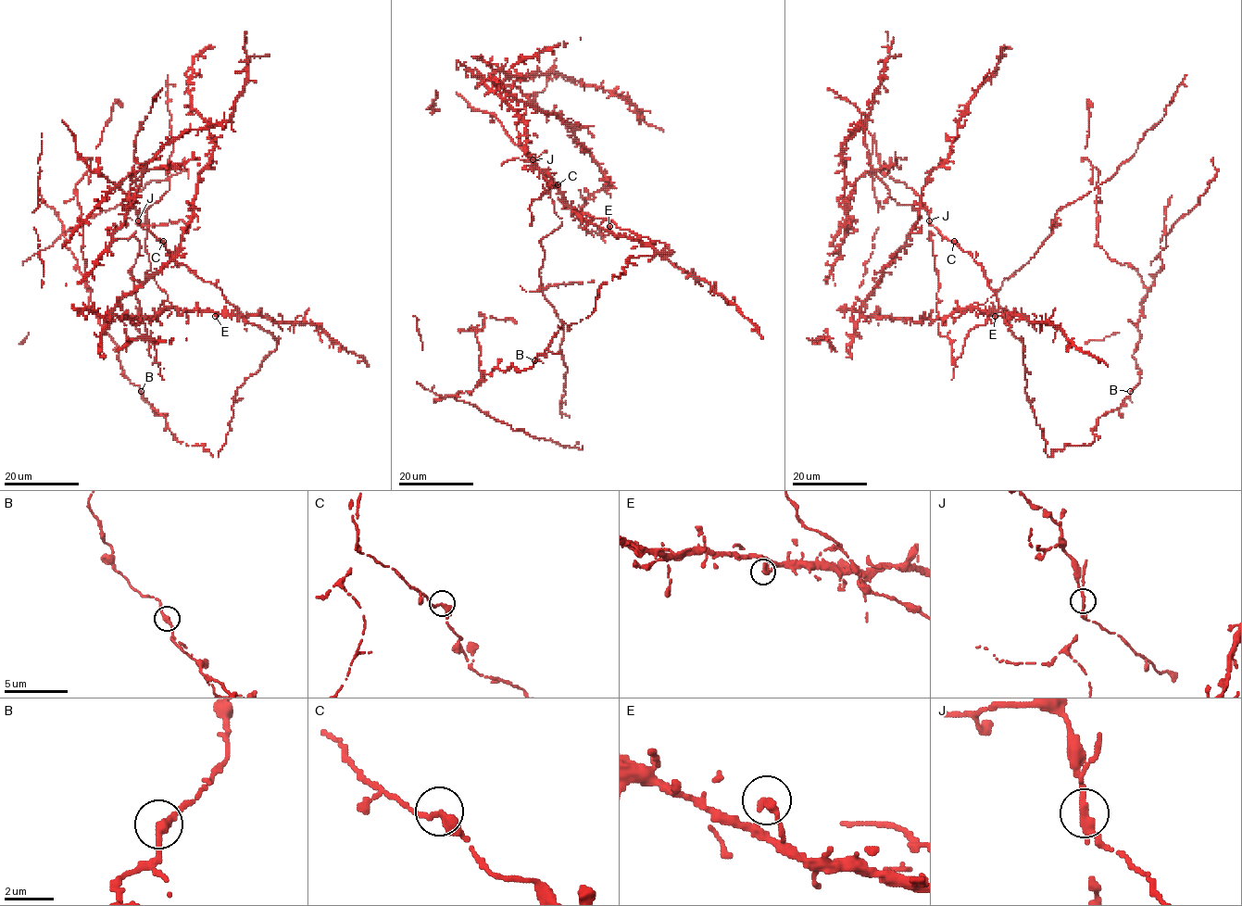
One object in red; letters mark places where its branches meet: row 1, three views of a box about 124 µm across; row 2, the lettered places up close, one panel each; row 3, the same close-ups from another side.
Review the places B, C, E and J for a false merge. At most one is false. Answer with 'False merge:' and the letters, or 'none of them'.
False merge: J

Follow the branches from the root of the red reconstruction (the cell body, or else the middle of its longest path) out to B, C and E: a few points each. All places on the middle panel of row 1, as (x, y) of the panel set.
B: (655, 254), (631, 255), (620, 277), (615, 275), (600, 285), (592, 313), (574, 324), (563, 322), (534, 360)
C: (655, 254), (672, 252), (663, 242), (620, 230), (611, 220), (595, 219), (567, 206), (558, 184)
E: (655, 254), (671, 255), (672, 252), (663, 242), (641, 236), (637, 240), (618, 236), (609, 226)

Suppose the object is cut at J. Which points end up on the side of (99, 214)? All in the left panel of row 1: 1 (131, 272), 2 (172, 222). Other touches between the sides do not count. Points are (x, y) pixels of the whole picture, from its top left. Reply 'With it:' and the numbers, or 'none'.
With it: none

